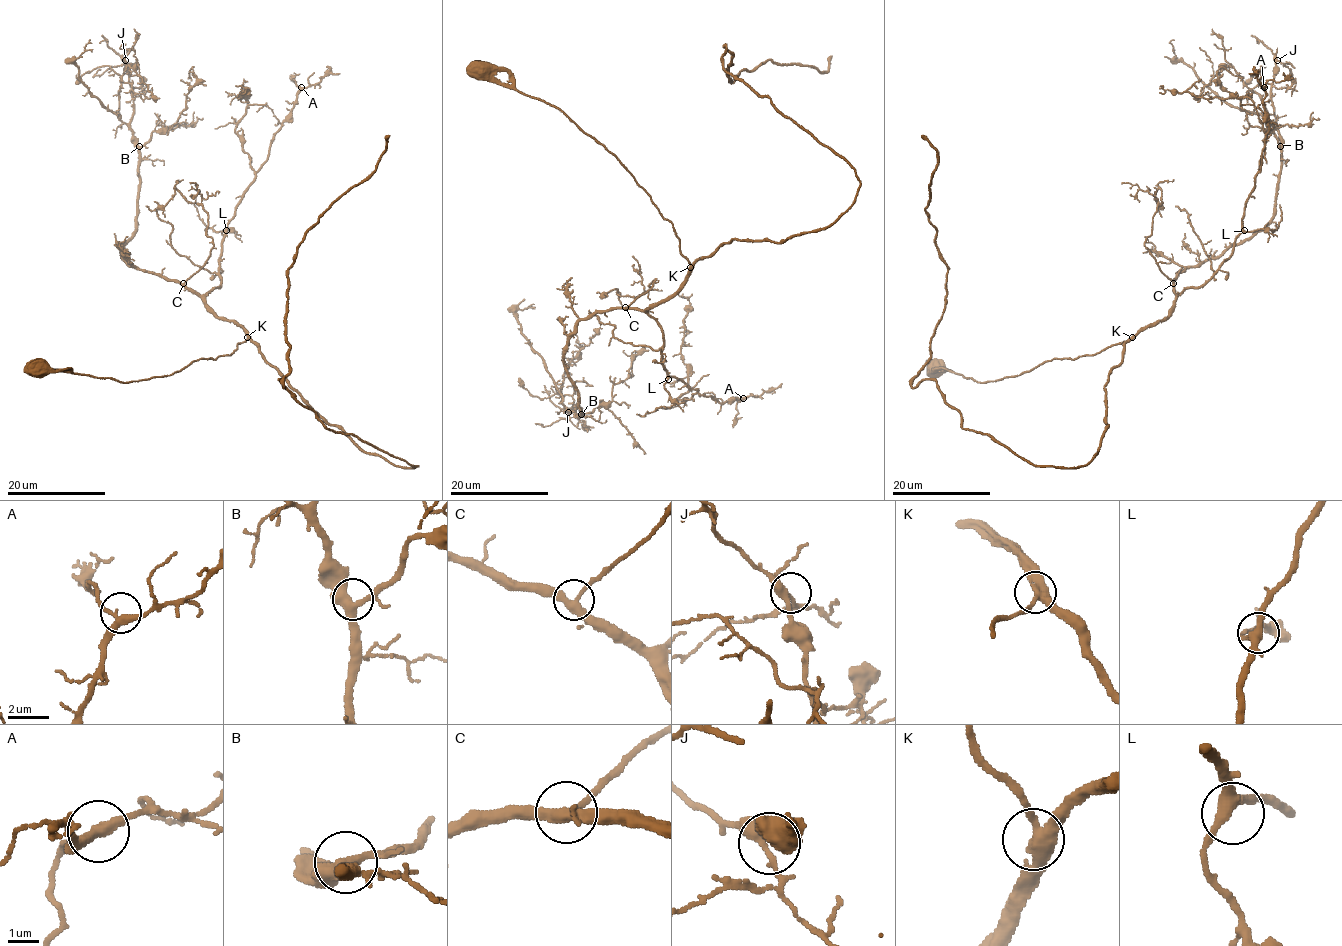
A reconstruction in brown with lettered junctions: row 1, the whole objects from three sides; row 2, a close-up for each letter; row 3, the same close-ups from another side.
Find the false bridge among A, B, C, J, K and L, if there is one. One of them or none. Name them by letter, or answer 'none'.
none

